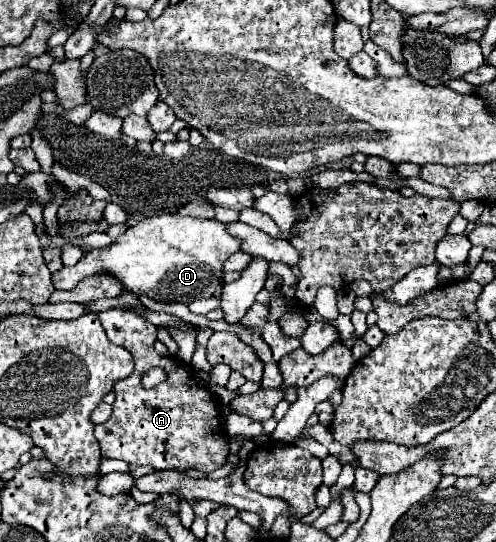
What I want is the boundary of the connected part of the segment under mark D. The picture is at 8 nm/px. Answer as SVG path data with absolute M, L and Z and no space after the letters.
M160 214L144 218L116 238L114 244L84 252L76 266L64 266L52 276L54 288L72 290L82 278L96 272L110 272L124 290L148 296L164 304L186 304L188 300L210 298L222 284L222 262L240 250L240 240L230 236L222 222Z

